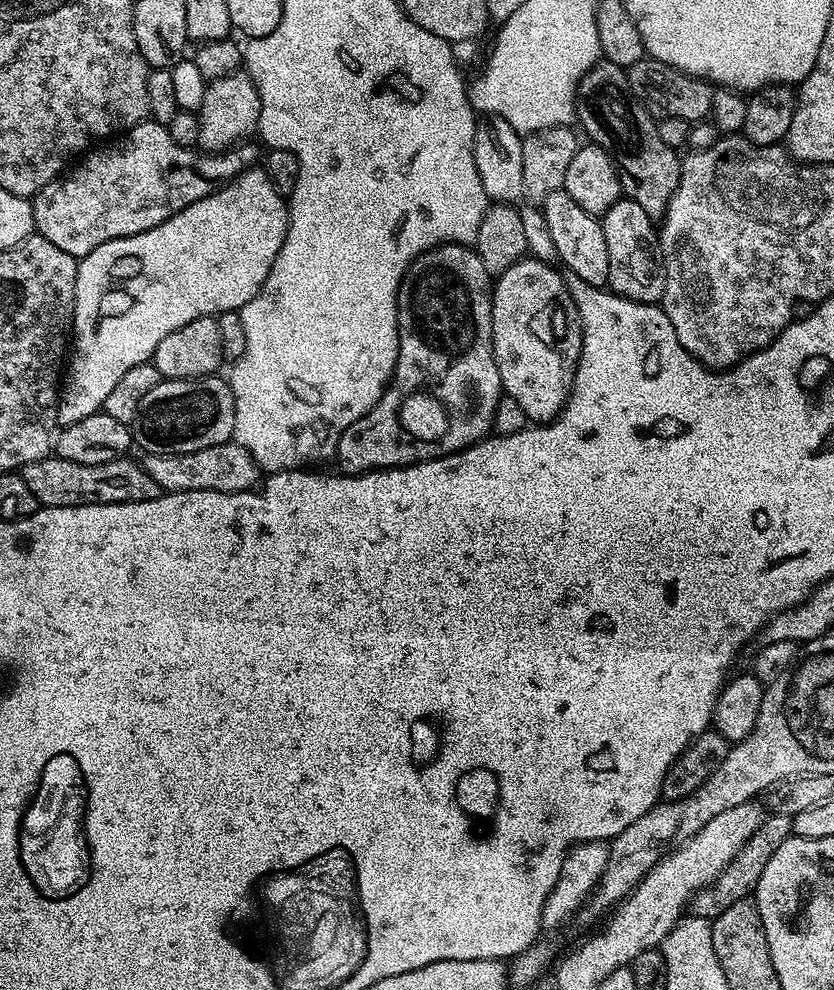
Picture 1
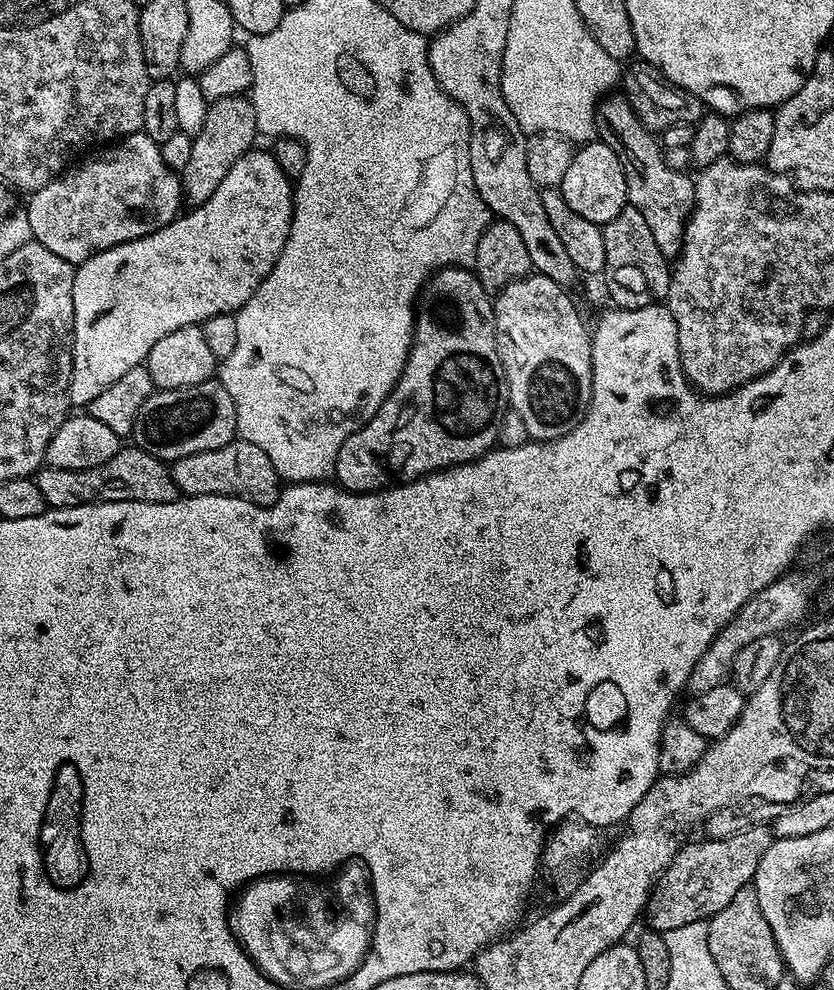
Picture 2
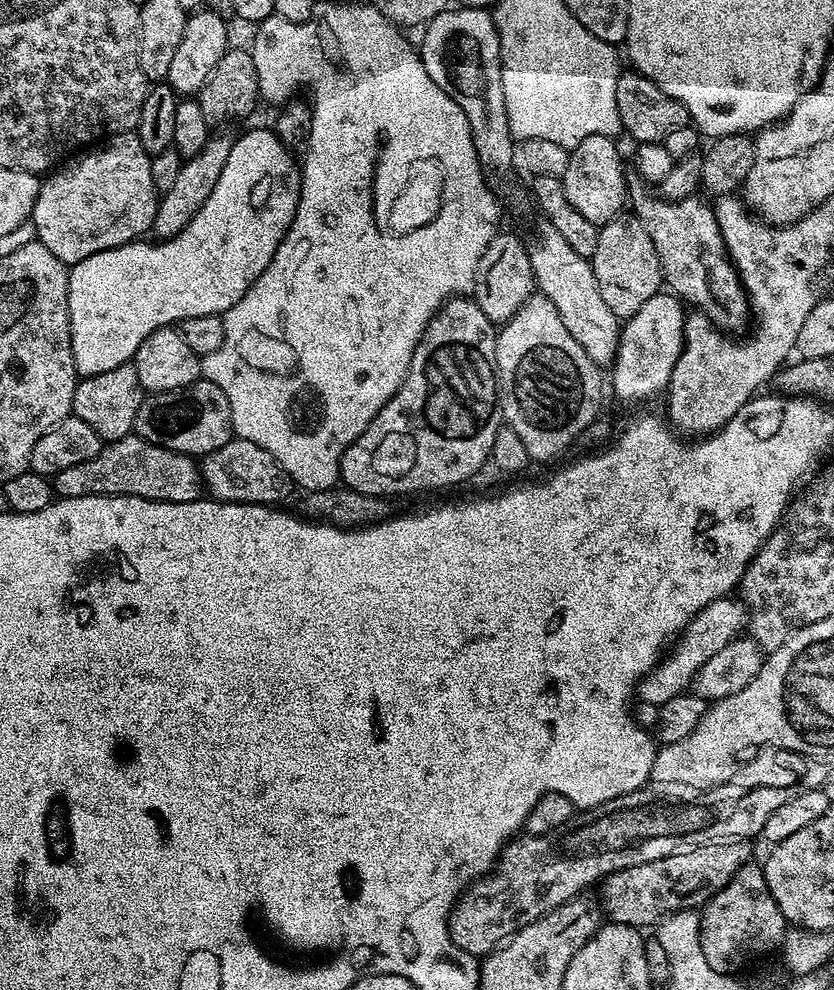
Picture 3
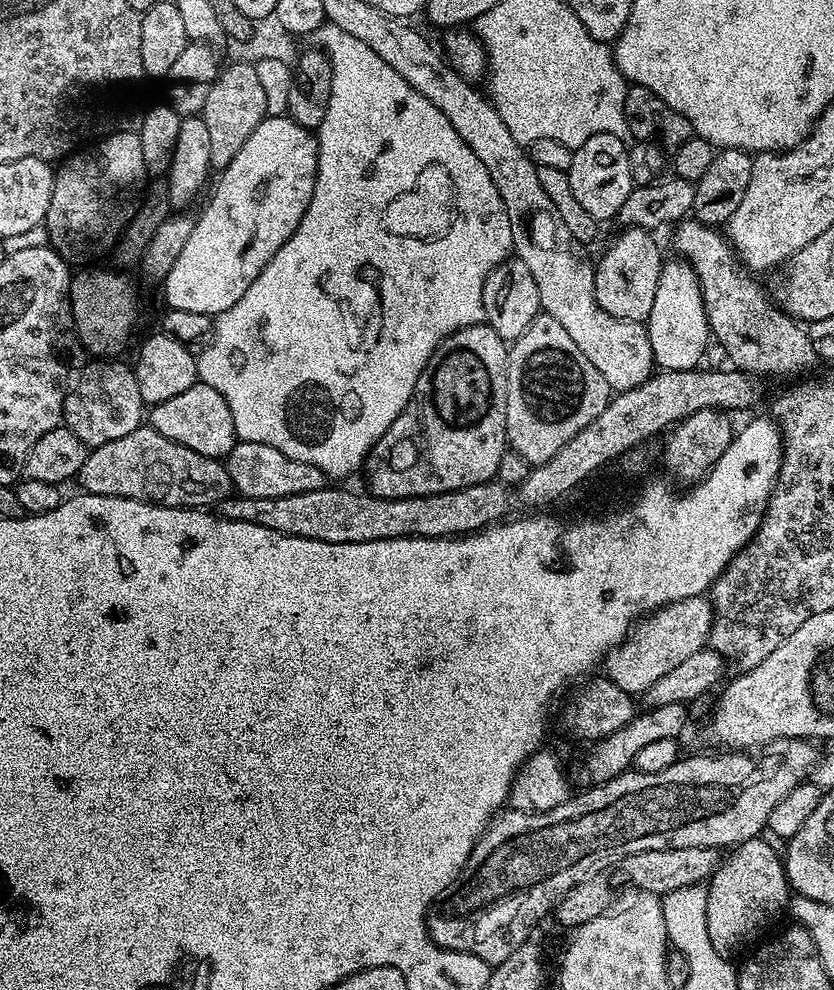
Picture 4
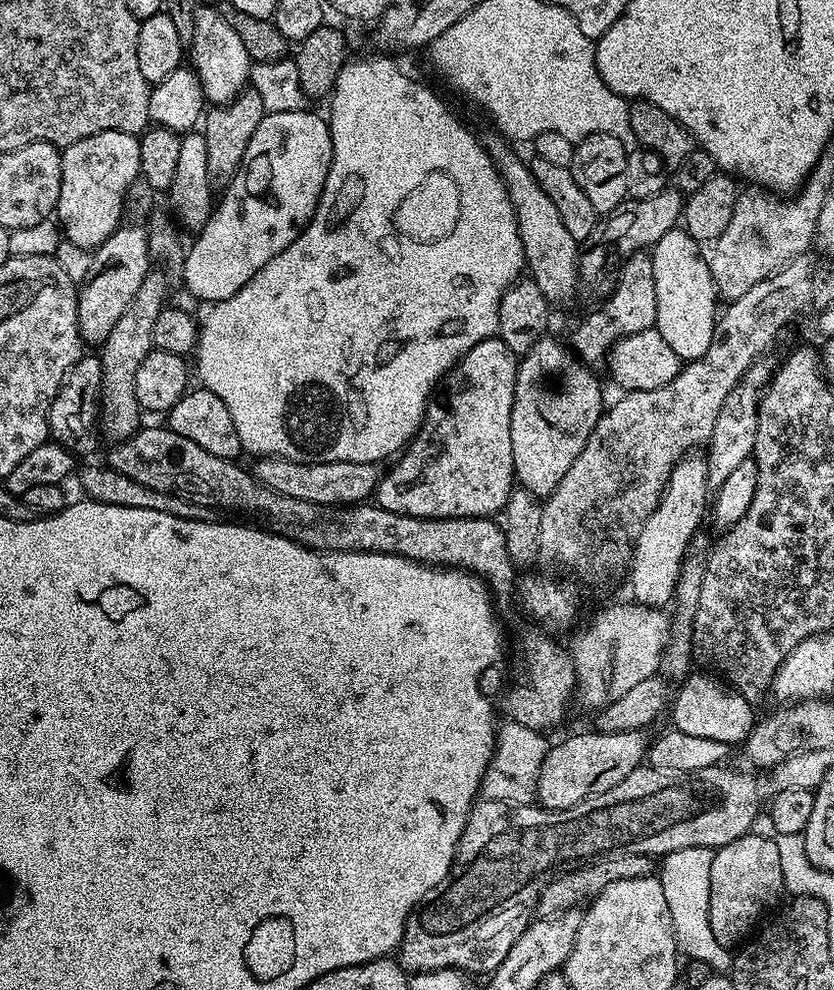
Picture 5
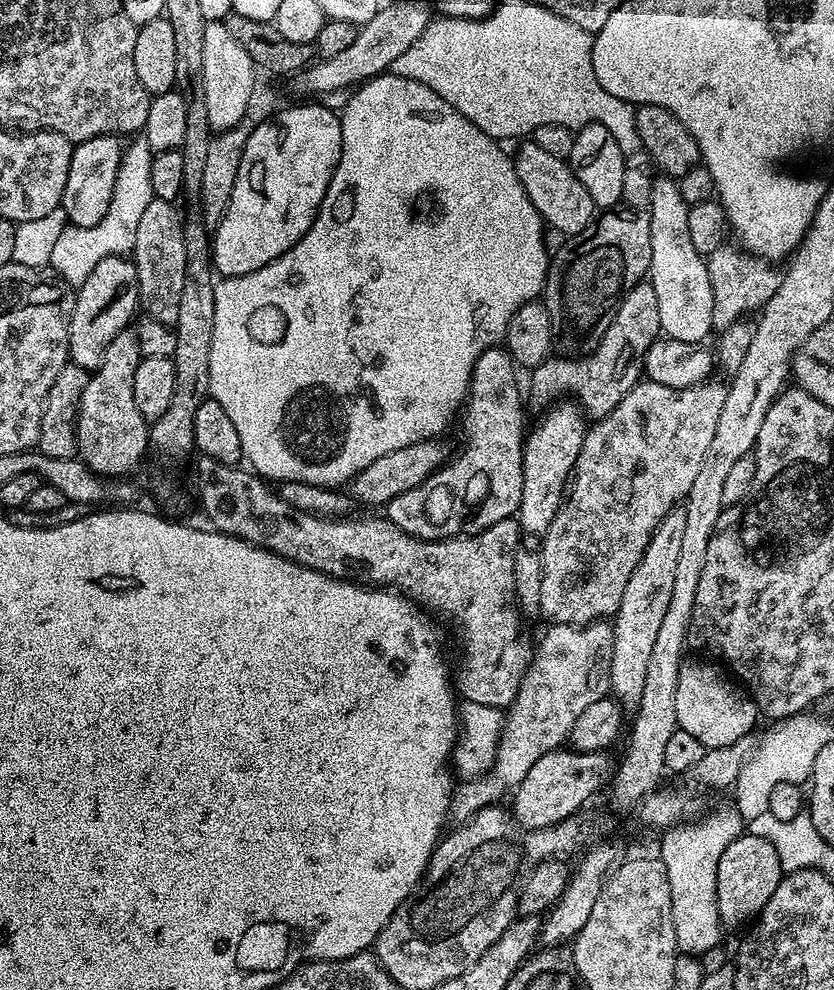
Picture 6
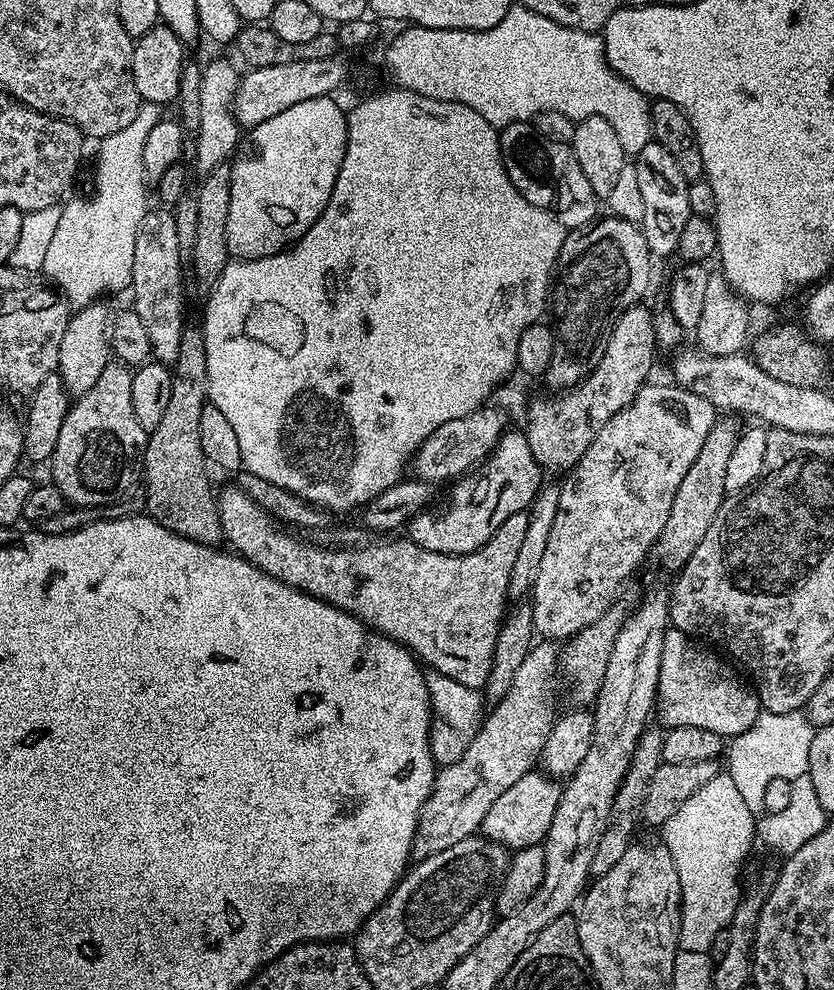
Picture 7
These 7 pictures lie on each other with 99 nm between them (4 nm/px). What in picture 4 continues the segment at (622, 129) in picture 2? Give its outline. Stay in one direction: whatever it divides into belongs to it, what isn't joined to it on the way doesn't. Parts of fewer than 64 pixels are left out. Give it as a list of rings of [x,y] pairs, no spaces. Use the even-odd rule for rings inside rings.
[[[685,218],[675,225],[676,233],[672,236],[672,244],[679,255],[692,267],[700,283],[700,296],[704,299],[704,309],[708,319],[708,330],[713,337],[720,339],[724,352],[733,360],[735,367],[741,372],[764,376],[796,376],[816,364],[817,341],[809,335],[809,329],[789,318],[779,307],[774,306],[760,289],[760,284],[753,273],[745,270],[737,260],[725,233],[711,224],[703,224],[695,218]]]

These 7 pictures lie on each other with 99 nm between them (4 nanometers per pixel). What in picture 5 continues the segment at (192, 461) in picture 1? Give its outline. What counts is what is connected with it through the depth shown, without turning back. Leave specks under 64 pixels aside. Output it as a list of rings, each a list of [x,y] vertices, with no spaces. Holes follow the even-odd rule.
[[[262,456],[255,463],[256,465],[251,465],[250,471],[258,483],[265,484],[278,494],[325,506],[355,506],[365,503],[379,489],[382,475],[381,465],[376,462],[305,464],[302,460],[287,460],[281,456]]]

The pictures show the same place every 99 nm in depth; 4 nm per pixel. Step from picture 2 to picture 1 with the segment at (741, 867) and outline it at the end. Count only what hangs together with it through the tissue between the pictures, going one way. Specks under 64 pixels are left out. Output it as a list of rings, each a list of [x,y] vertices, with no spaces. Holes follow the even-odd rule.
[[[780,812],[777,816],[765,815],[764,821],[760,823],[760,828],[749,838],[746,846],[742,846],[742,850],[738,850],[738,854],[729,862],[727,868],[718,874],[716,881],[706,885],[702,890],[698,890],[693,896],[690,905],[691,915],[714,918],[718,914],[722,914],[722,910],[726,910],[734,902],[749,899],[756,891],[758,878],[762,878],[762,870],[766,870],[766,862],[770,862],[770,858],[774,858],[774,850],[778,850],[778,846],[782,846],[782,842],[786,842],[791,835],[793,835],[792,816],[789,813]]]

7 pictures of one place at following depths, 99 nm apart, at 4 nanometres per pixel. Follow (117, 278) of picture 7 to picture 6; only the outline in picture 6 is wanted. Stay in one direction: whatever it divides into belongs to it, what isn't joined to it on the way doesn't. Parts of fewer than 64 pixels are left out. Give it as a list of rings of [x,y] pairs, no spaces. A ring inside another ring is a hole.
[[[142,134],[133,140],[136,141],[124,148],[124,157],[118,166],[118,178],[114,182],[114,194],[110,198],[110,206],[102,222],[89,228],[67,226],[54,245],[50,268],[67,284],[78,286],[86,282],[86,278],[90,278],[90,270],[94,270],[98,262],[111,256],[123,256],[132,251],[134,238],[138,234],[138,222],[142,218],[142,213],[146,211],[146,206],[150,206],[154,198],[150,186],[150,166],[154,155],[152,147]]]

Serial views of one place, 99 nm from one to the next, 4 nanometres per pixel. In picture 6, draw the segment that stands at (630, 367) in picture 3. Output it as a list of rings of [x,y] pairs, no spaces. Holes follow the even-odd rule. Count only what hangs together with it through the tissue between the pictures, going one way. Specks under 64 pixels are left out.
[[[656,178],[652,182],[652,193],[647,206],[650,218],[650,238],[652,239],[652,267],[650,282],[654,286],[654,294],[658,298],[658,318],[661,333],[669,340],[700,344],[713,331],[712,314],[714,312],[714,294],[710,290],[710,274],[705,257],[694,250],[690,242],[688,225],[689,205],[682,198],[680,185],[672,178]]]

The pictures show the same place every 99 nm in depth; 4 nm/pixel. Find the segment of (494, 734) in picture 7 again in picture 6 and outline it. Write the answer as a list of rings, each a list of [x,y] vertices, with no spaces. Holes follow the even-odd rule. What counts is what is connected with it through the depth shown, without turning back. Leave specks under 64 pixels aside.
[[[596,620],[593,624],[552,624],[544,632],[540,644],[535,645],[532,660],[524,672],[518,694],[506,710],[504,729],[496,747],[496,760],[483,776],[465,779],[457,783],[452,793],[451,819],[468,820],[483,808],[495,805],[504,791],[515,789],[526,778],[530,766],[542,758],[542,754],[554,752],[567,741],[574,722],[586,714],[594,702],[609,695],[610,660],[614,634],[608,620]]]

